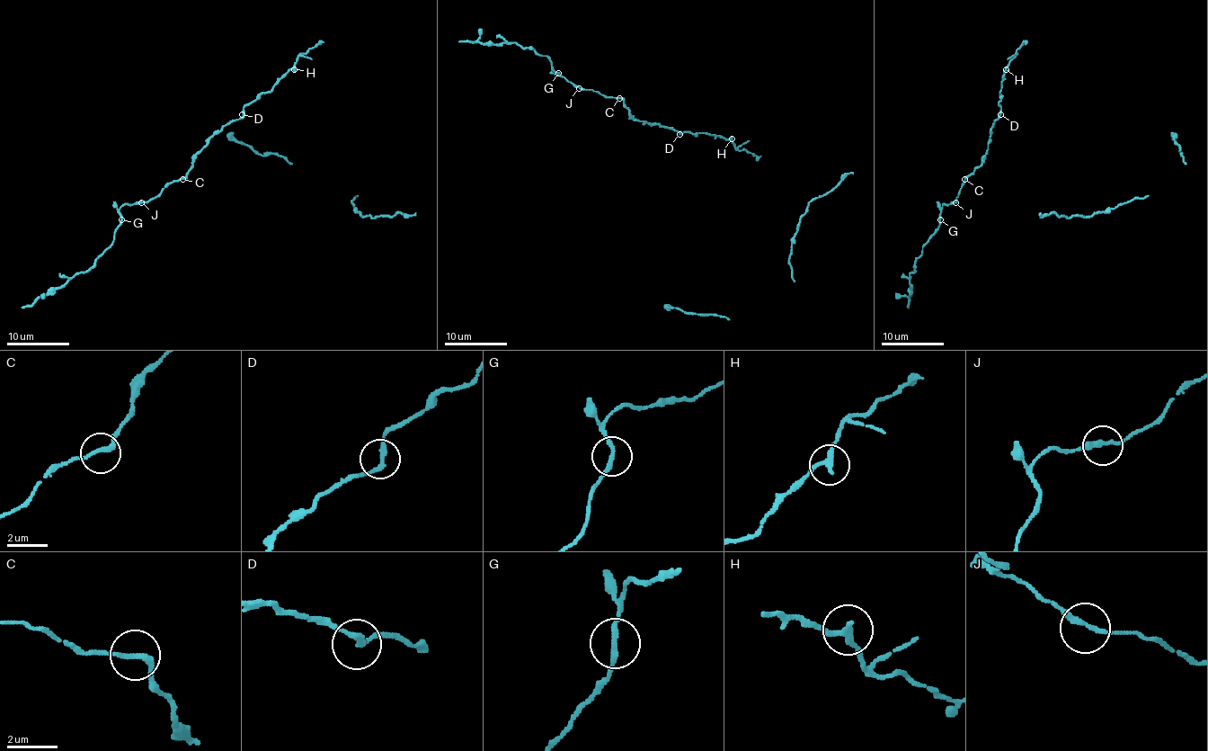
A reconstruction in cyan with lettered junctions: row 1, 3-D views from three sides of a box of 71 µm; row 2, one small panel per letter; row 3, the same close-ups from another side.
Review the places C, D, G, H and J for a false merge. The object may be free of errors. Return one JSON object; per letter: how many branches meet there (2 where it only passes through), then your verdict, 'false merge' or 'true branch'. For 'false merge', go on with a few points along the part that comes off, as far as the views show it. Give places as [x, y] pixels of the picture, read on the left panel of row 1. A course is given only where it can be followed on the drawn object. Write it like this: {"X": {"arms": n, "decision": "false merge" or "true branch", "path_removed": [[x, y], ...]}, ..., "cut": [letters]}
{"C": {"arms": 2, "decision": "true branch"}, "D": {"arms": 2, "decision": "true branch"}, "G": {"arms": 2, "decision": "true branch"}, "H": {"arms": 2, "decision": "true branch"}, "J": {"arms": 2, "decision": "true branch"}, "cut": []}

